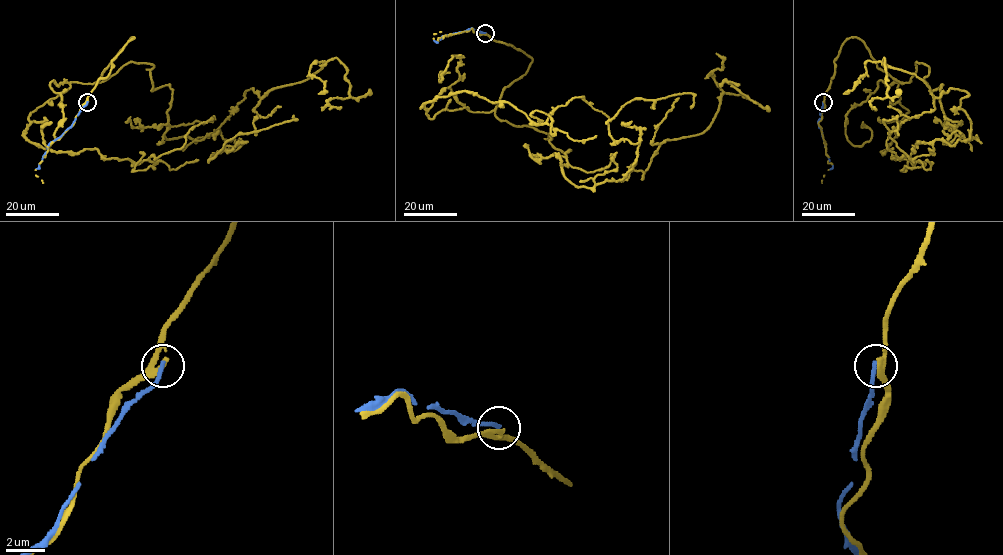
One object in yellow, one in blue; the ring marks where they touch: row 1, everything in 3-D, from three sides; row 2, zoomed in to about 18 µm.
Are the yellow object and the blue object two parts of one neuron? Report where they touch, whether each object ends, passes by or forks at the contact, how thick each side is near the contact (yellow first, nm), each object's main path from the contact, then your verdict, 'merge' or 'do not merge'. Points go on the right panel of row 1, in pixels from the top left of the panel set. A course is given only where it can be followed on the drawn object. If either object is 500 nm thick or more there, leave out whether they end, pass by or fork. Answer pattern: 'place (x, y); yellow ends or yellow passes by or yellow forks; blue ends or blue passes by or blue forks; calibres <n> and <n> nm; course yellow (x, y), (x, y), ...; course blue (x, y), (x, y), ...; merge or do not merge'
place (823, 102); yellow passes by; blue ends; calibres 260 and 240 nm; course yellow (823, 102), (860, 38), (901, 83), (925, 64), (978, 139), (969, 95), (935, 97), (884, 58), (874, 107); course blue (823, 102), (818, 124), (825, 154), (832, 164), (829, 169); do not merge

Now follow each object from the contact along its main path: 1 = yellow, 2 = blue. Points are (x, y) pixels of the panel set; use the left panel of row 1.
1: (87, 102), (134, 37), (97, 83), (152, 64), (168, 139), (211, 136), (246, 91), (334, 58), (342, 107)
2: (87, 102), (72, 124), (47, 146), (36, 169)

